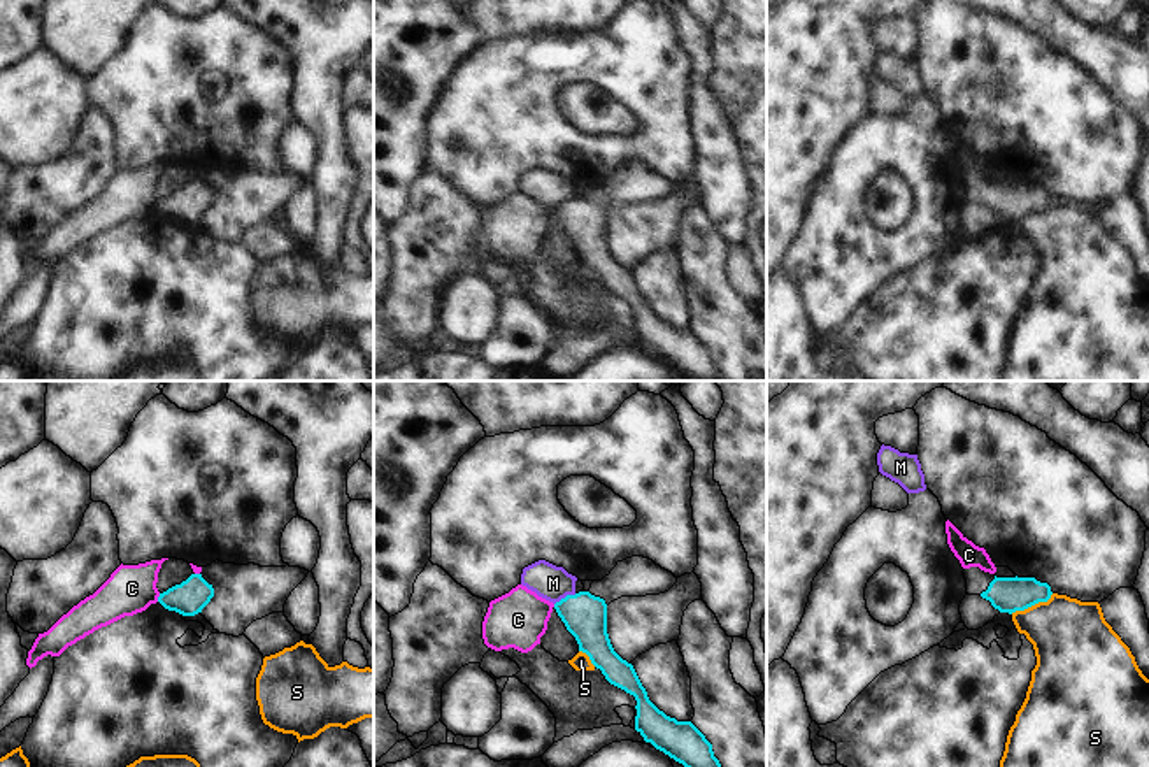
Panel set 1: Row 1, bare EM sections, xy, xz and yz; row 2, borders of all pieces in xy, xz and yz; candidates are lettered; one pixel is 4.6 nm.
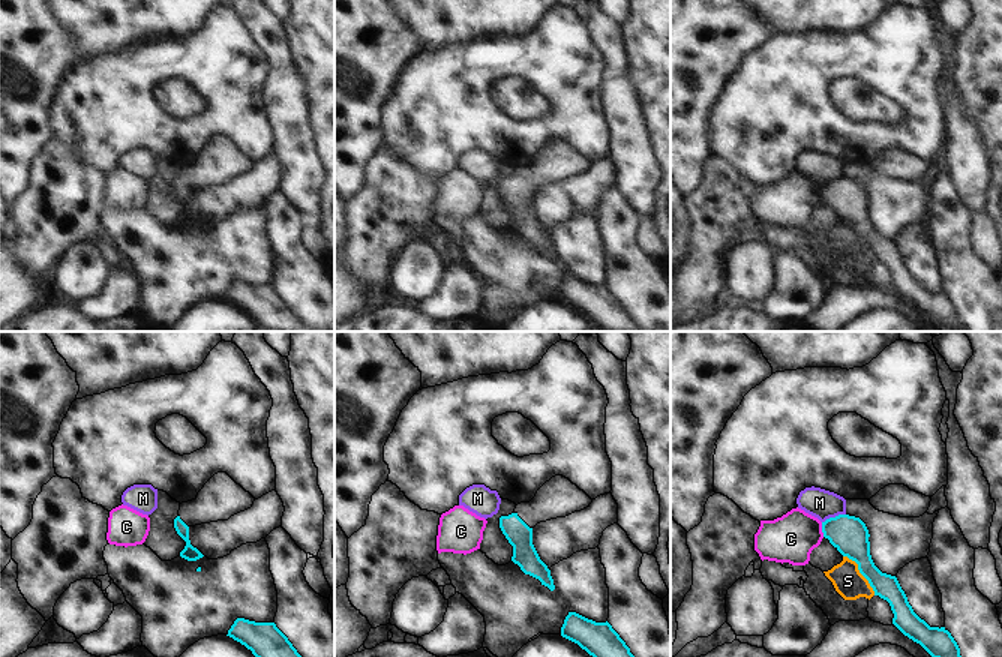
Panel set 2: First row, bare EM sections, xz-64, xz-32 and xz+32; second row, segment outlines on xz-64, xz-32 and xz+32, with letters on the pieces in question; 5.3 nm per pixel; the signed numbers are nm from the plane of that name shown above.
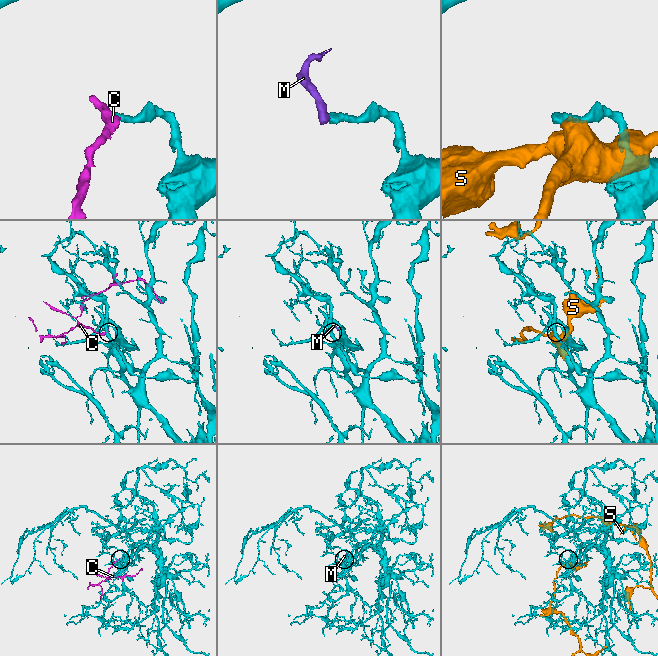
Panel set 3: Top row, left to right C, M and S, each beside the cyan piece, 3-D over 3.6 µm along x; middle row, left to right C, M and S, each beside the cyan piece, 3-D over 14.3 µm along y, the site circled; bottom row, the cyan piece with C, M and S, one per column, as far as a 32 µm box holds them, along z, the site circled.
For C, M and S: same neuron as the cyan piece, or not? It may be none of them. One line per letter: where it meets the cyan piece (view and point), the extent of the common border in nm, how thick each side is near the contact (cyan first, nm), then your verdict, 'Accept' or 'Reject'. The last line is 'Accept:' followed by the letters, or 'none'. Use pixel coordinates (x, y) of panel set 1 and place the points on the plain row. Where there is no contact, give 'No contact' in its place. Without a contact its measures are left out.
C: Touches cyan at xy (158, 204). Shared border 40 nm. Thickness 160 nm (cyan) against 220 nm. Reject
M: Touches cyan at xz (567, 202). Shared border 120 nm. Thickness 200 nm (cyan) against 160 nm. Reject
S: Touches cyan at yz (1032, 211). Shared border 220 nm. Thickness 160 nm (cyan) against 360 nm. Reject
Accept: none

